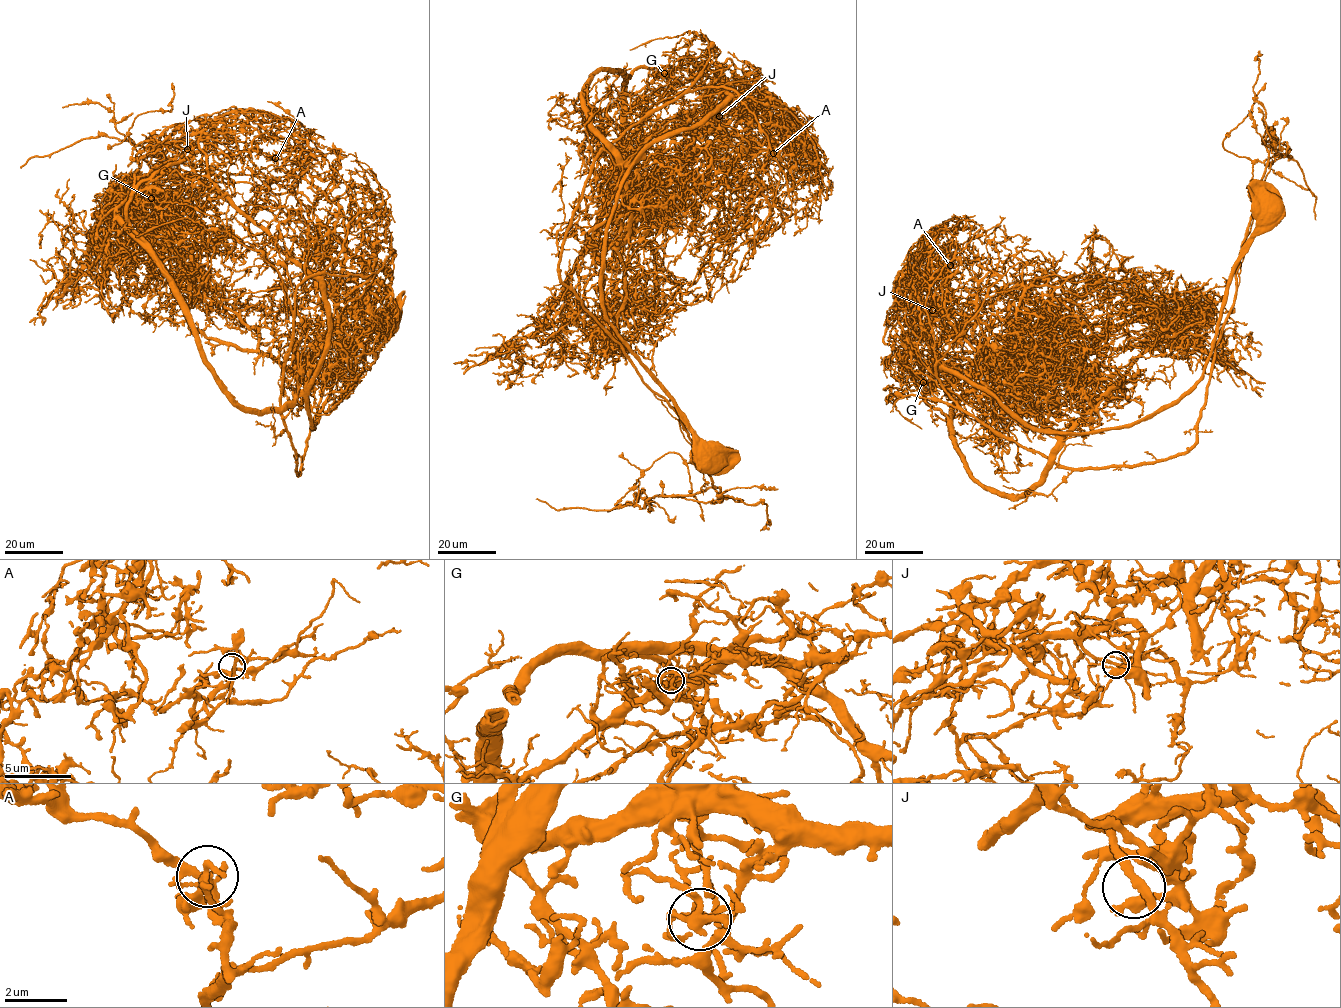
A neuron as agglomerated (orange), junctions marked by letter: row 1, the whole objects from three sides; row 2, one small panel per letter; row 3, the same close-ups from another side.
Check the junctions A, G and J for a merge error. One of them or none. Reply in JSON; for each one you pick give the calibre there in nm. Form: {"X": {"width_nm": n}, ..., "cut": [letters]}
{"G": {"width_nm": 150}, "cut": ["G"]}

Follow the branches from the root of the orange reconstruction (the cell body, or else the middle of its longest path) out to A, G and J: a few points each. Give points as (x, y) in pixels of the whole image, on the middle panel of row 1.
A: (711, 457), (609, 321), (600, 288), (608, 222), (628, 167), (641, 159), (789, 120), (771, 140), (773, 153)
G: (711, 457), (620, 339), (600, 292), (624, 176), (647, 147), (728, 95), (718, 72), (664, 74)
J: (711, 457), (620, 339), (600, 288), (624, 176), (727, 96), (719, 65), (719, 116)

